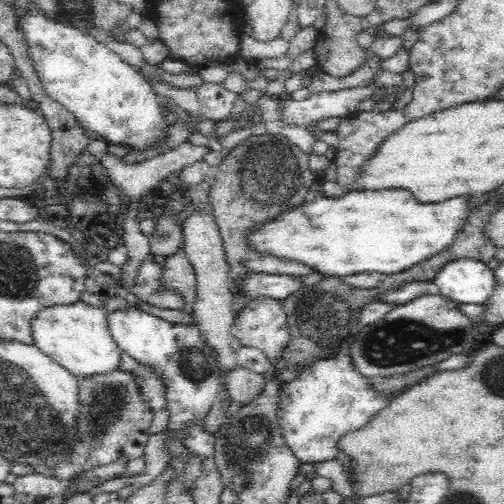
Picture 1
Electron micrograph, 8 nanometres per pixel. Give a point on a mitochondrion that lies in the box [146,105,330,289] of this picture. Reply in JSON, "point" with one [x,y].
{"point":[266,174]}

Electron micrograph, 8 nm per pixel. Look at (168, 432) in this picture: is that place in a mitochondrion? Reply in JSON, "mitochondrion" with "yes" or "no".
{"mitochondrion":"no"}

